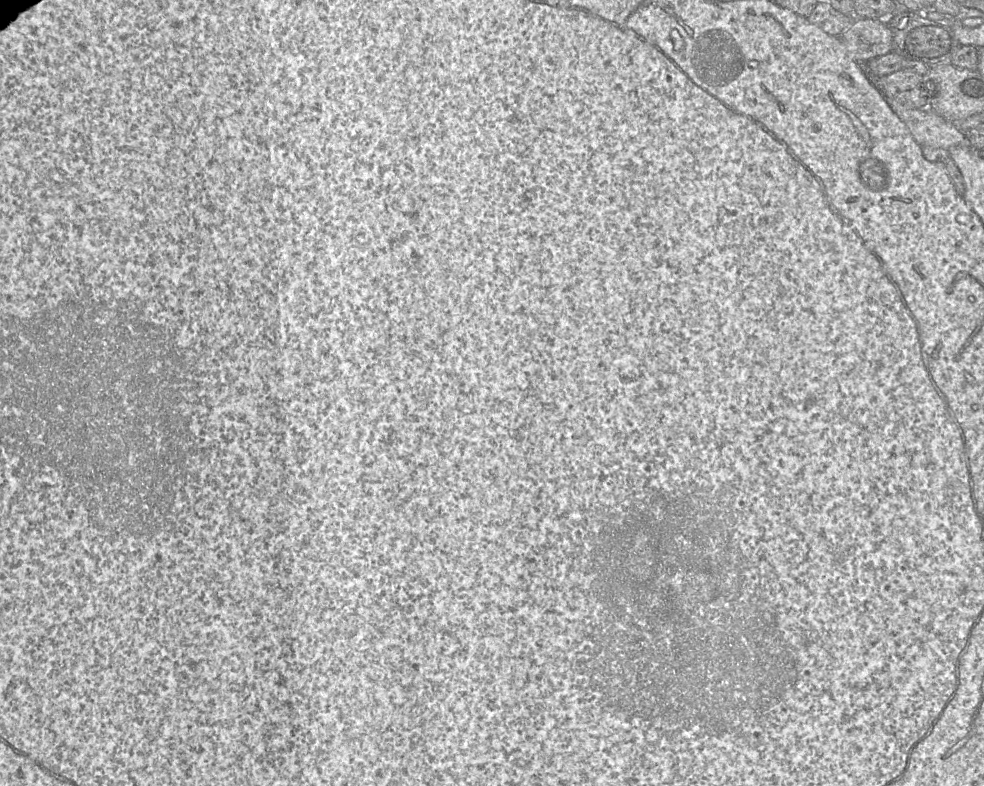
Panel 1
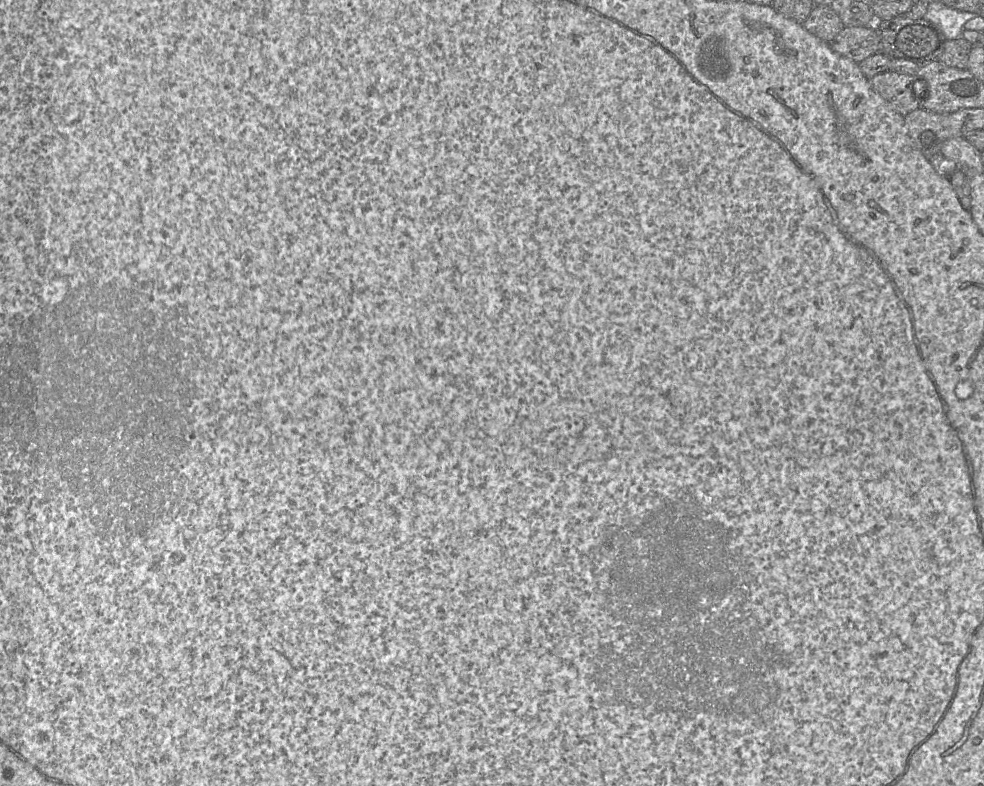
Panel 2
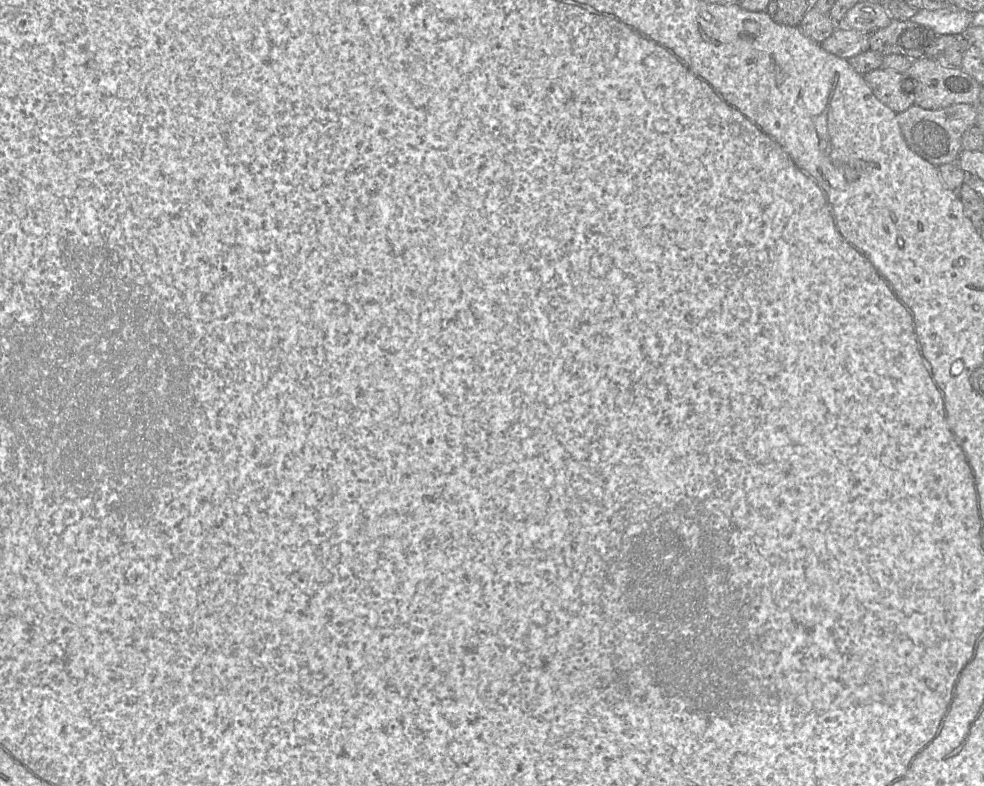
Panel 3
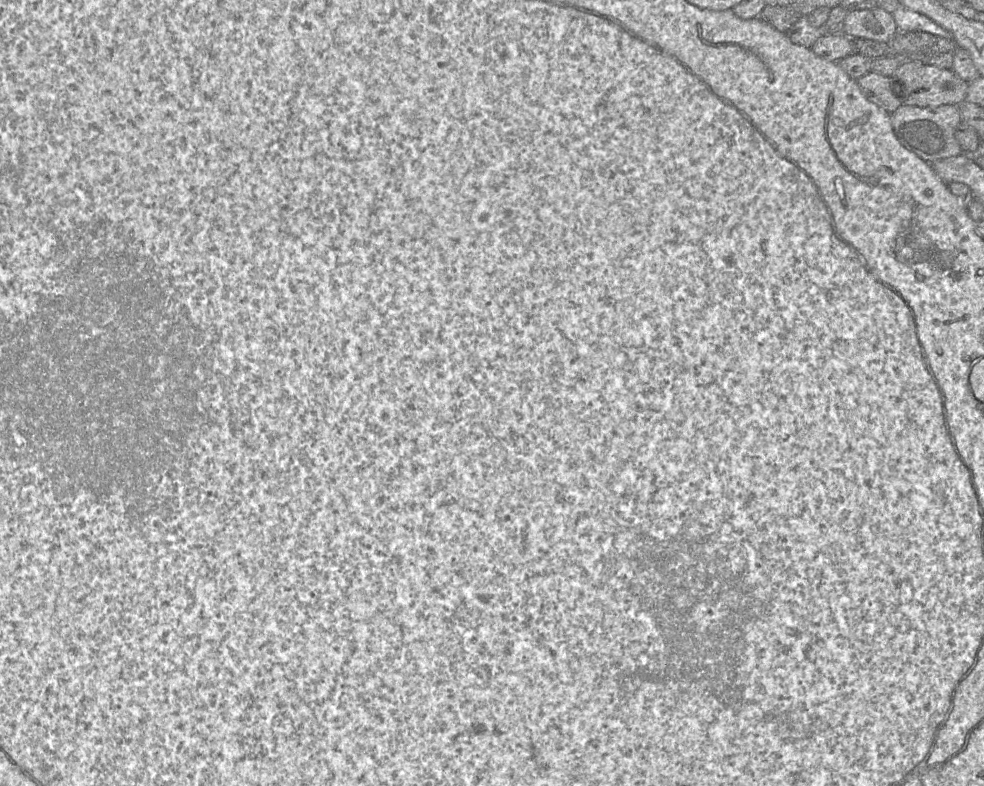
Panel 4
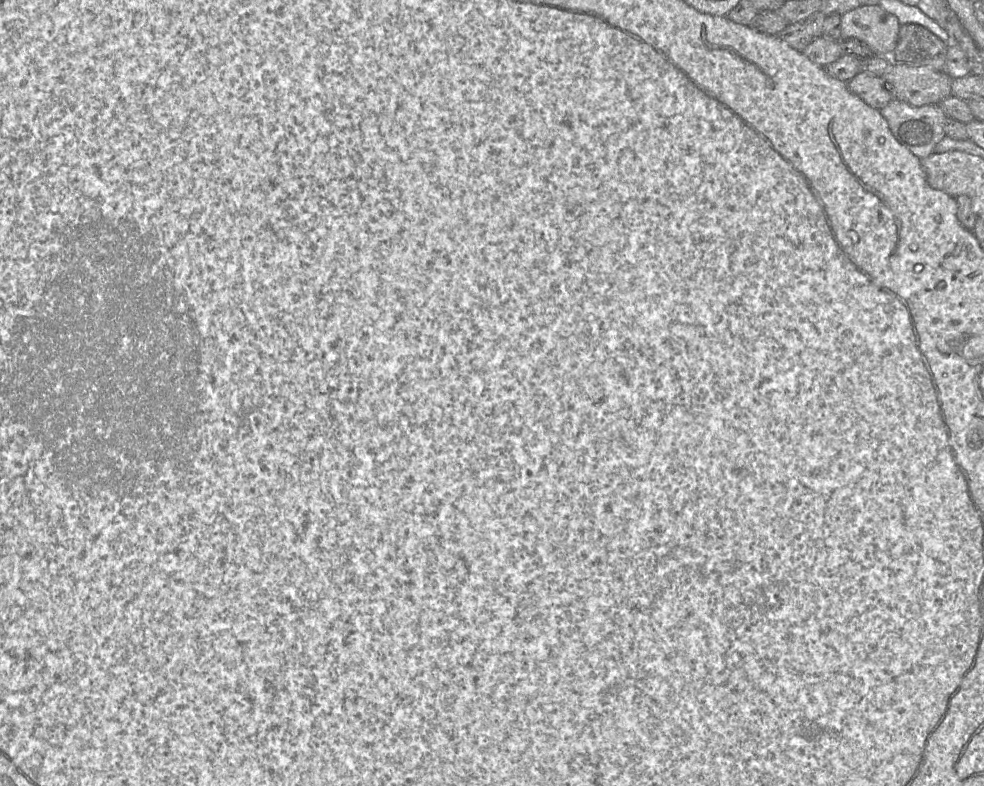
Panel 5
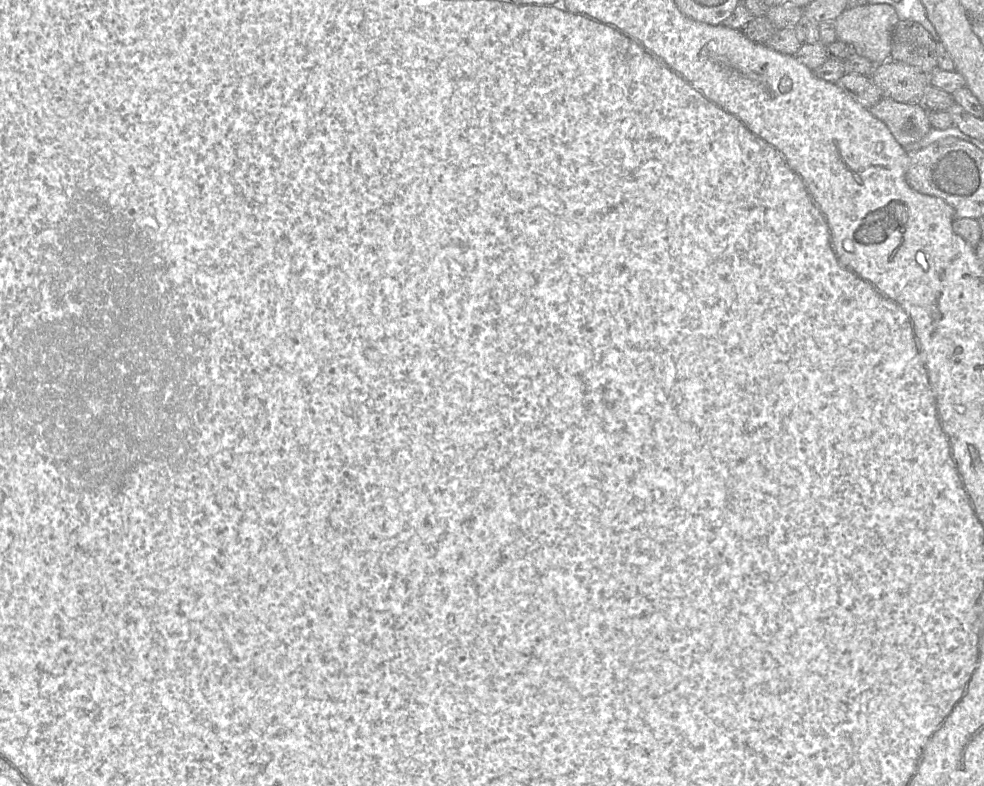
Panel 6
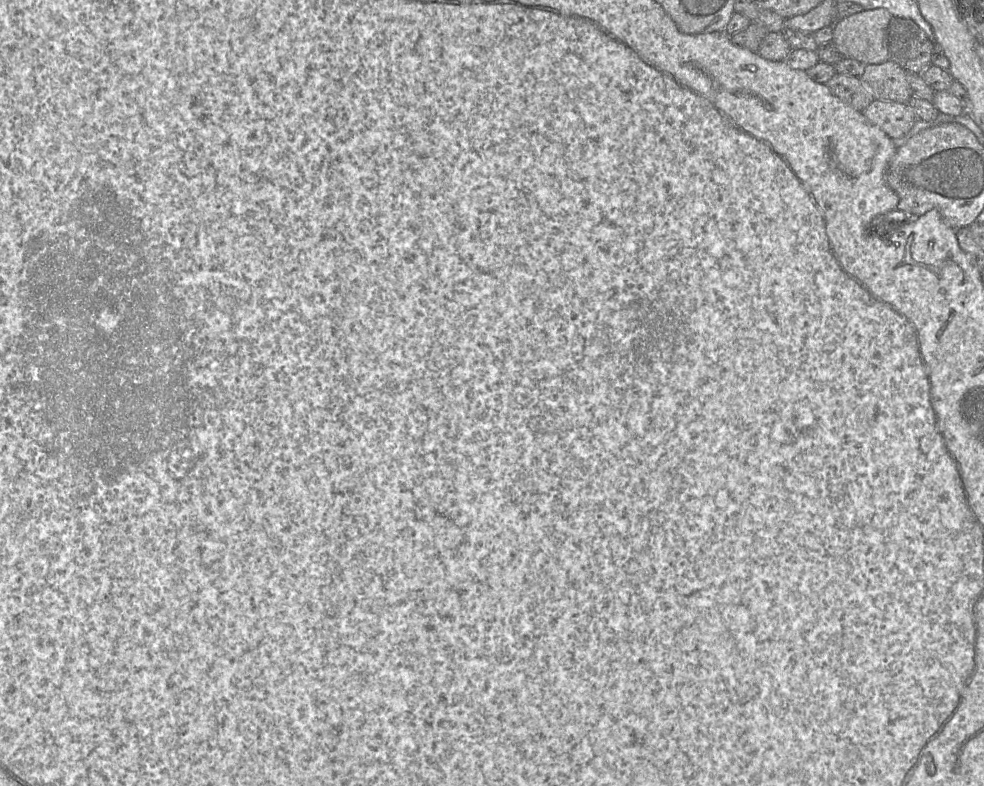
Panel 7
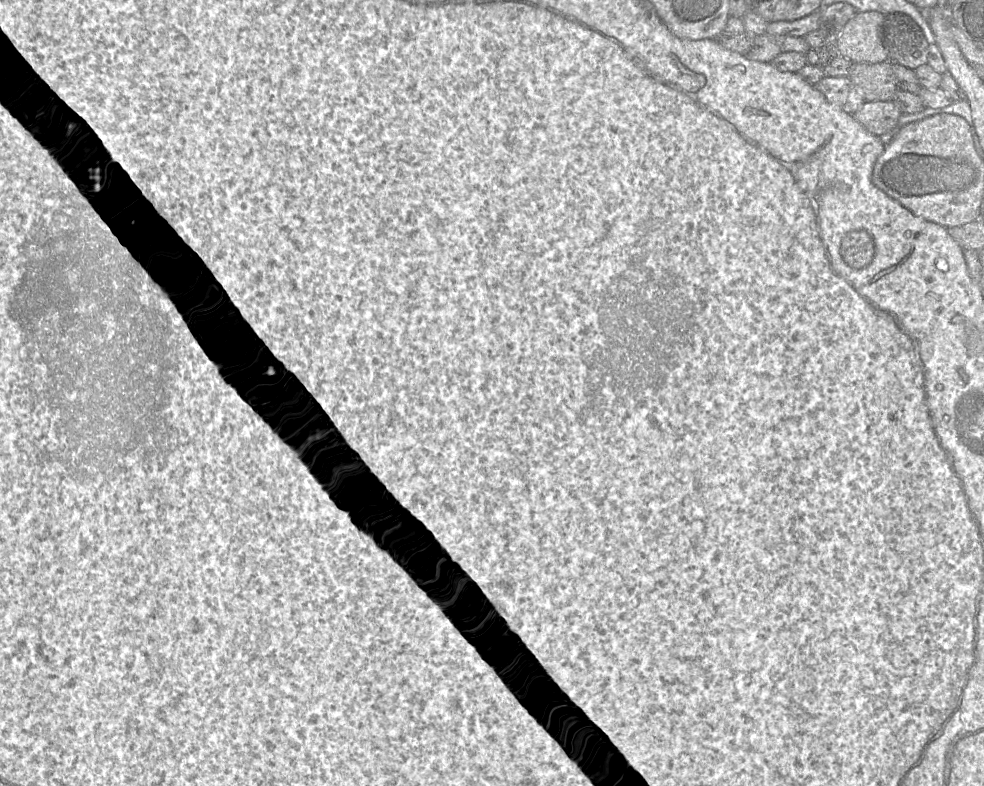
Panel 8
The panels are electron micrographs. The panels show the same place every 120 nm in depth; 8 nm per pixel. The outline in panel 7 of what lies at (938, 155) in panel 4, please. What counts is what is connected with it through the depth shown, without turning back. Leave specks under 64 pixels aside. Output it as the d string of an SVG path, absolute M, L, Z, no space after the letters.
M874 99L862 113L892 139L904 136L920 120L908 103L892 100Z

